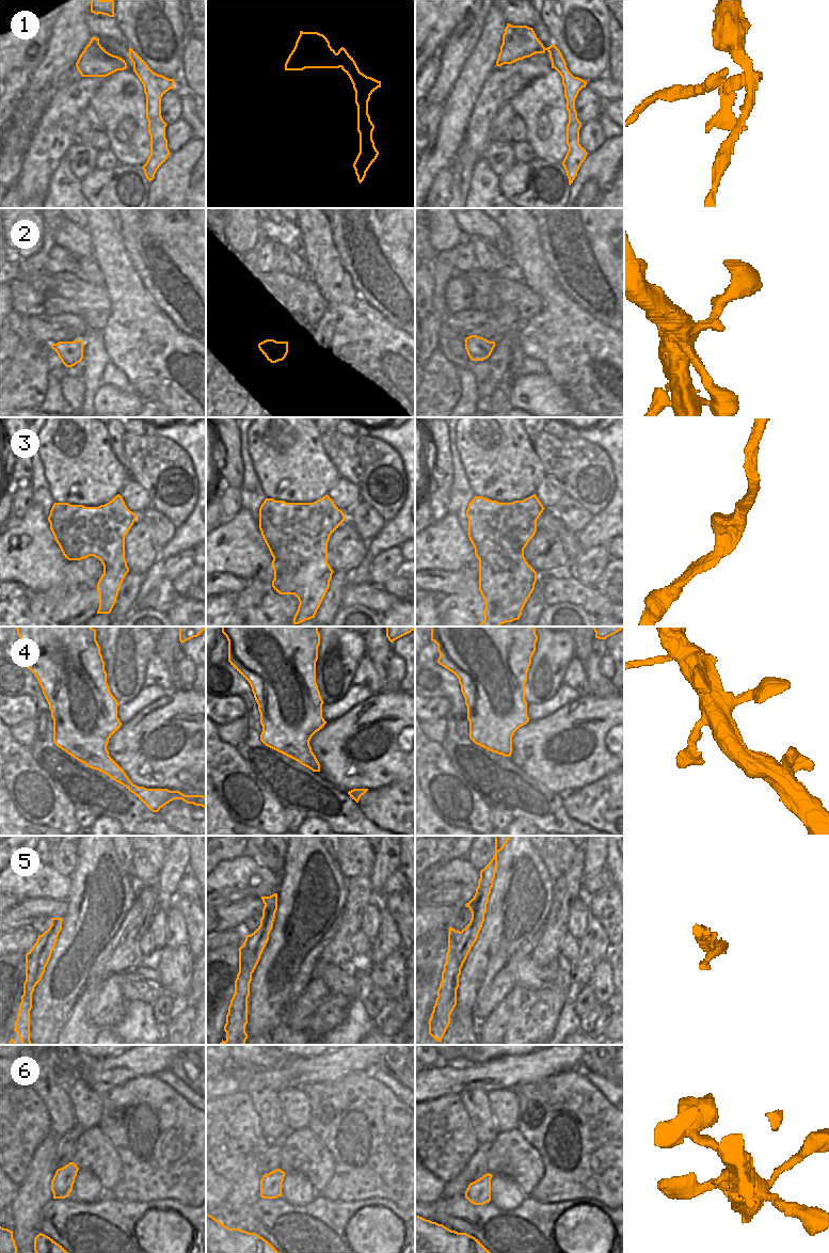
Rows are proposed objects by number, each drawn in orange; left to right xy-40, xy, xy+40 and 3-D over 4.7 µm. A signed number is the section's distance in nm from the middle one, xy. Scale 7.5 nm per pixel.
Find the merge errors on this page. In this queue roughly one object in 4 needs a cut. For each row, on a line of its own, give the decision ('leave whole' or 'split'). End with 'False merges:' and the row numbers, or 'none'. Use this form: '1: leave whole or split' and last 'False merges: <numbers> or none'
1: leave whole
2: leave whole
3: leave whole
4: leave whole
5: split
6: leave whole
False merges: 5

